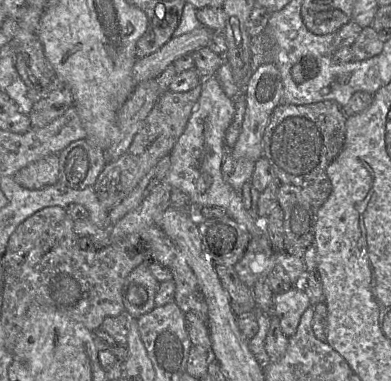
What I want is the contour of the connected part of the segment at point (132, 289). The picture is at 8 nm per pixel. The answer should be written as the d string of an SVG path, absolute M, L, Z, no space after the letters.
M144 261L135 267L126 277L122 287L125 313L136 319L156 307L155 295L160 282L152 274L149 262Z

